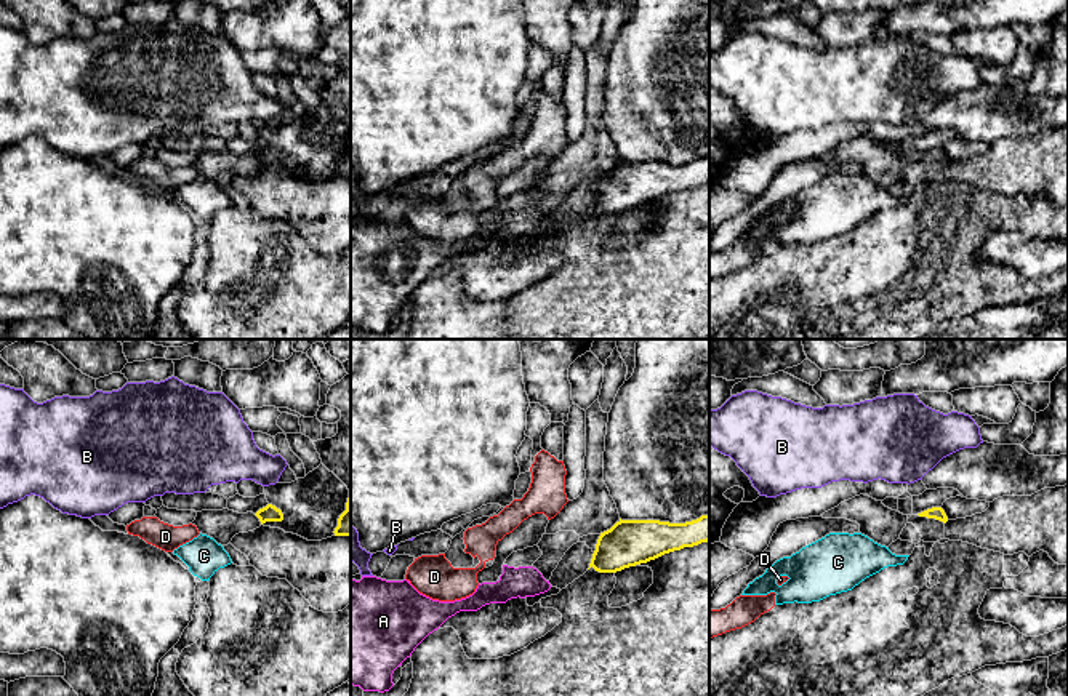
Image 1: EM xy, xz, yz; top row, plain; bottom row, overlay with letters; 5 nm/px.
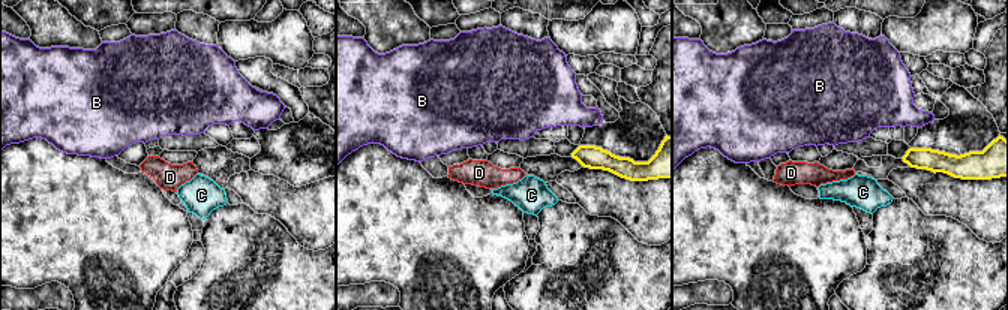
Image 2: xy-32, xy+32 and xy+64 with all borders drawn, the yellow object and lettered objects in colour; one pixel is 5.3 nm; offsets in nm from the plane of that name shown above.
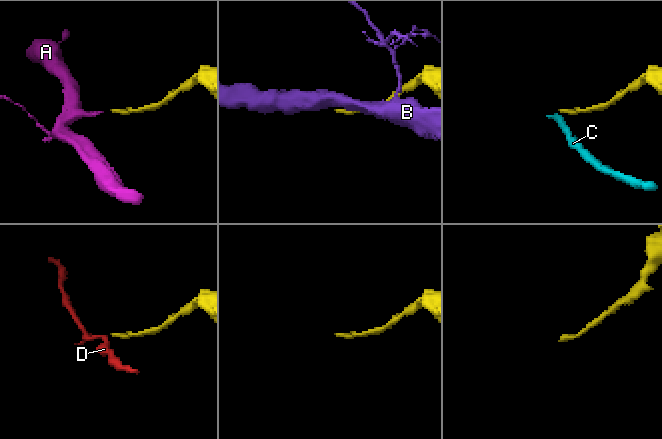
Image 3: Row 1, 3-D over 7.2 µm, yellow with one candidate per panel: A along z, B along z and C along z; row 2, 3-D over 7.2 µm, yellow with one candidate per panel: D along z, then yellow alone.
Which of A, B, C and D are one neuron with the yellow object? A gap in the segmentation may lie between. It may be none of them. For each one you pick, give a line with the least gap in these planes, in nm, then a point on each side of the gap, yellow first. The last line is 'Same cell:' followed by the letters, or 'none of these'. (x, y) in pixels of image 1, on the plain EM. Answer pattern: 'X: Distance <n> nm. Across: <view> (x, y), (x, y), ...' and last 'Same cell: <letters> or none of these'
A: Distance 200 nm. Across: xz (588, 210), (550, 226)
Same cell: A

